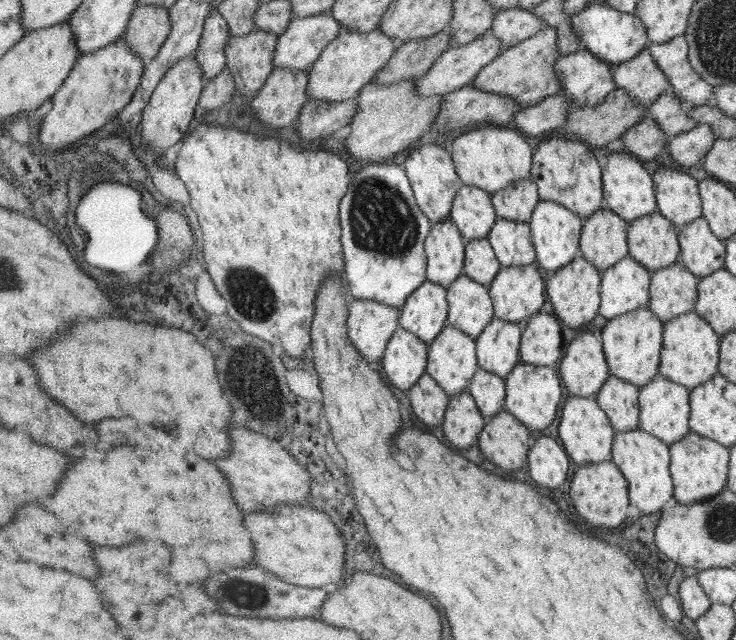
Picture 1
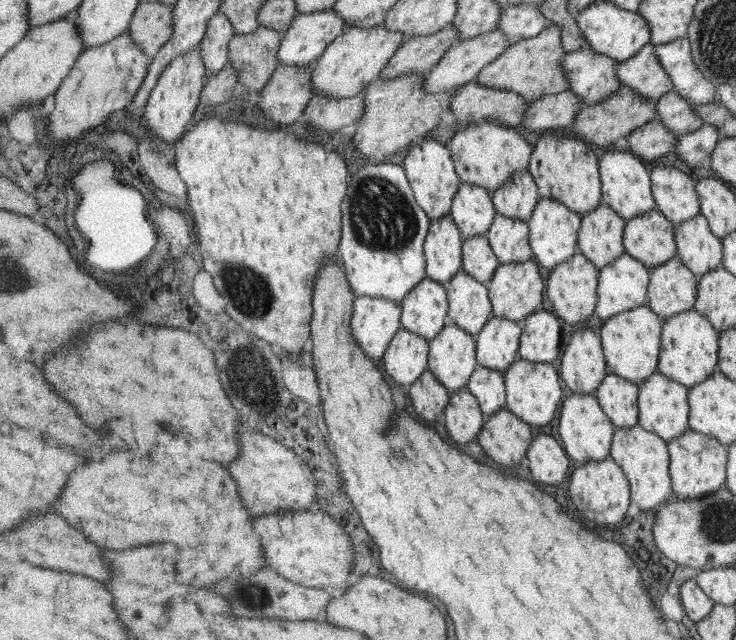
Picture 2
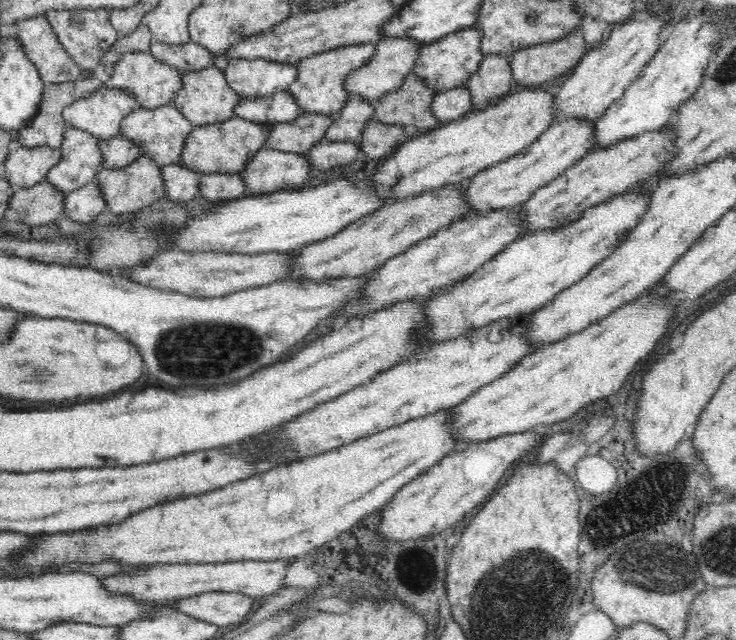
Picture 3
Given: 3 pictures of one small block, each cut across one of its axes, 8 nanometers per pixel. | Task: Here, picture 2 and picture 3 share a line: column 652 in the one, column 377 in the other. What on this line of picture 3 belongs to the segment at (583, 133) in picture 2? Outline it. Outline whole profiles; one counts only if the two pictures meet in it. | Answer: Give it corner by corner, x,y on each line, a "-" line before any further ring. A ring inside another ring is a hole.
414,73
408,74
398,88
374,104
374,116
384,124
416,126
419,133
430,131
441,125
430,109
435,94

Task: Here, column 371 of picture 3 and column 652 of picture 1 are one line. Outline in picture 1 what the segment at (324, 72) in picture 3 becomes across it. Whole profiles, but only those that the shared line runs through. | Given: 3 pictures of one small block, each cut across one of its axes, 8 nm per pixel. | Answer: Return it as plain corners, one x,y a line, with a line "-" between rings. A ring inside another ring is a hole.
685,35
677,36
664,44
649,42
646,47
650,48
660,70
671,82
671,91
680,98
680,102
688,108
712,103
715,88
695,72
689,58
690,45

